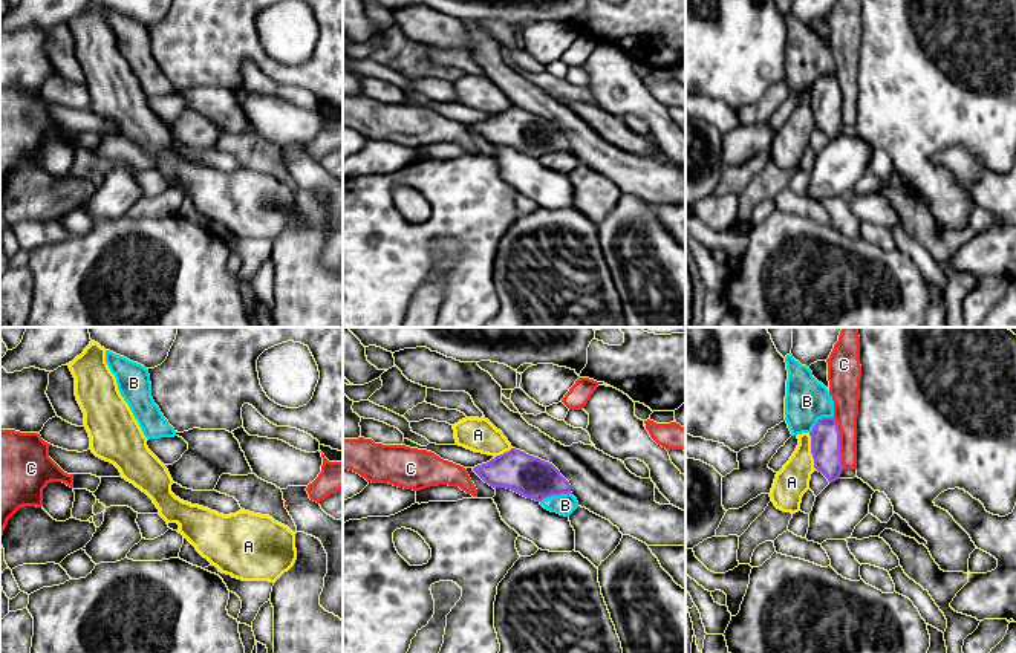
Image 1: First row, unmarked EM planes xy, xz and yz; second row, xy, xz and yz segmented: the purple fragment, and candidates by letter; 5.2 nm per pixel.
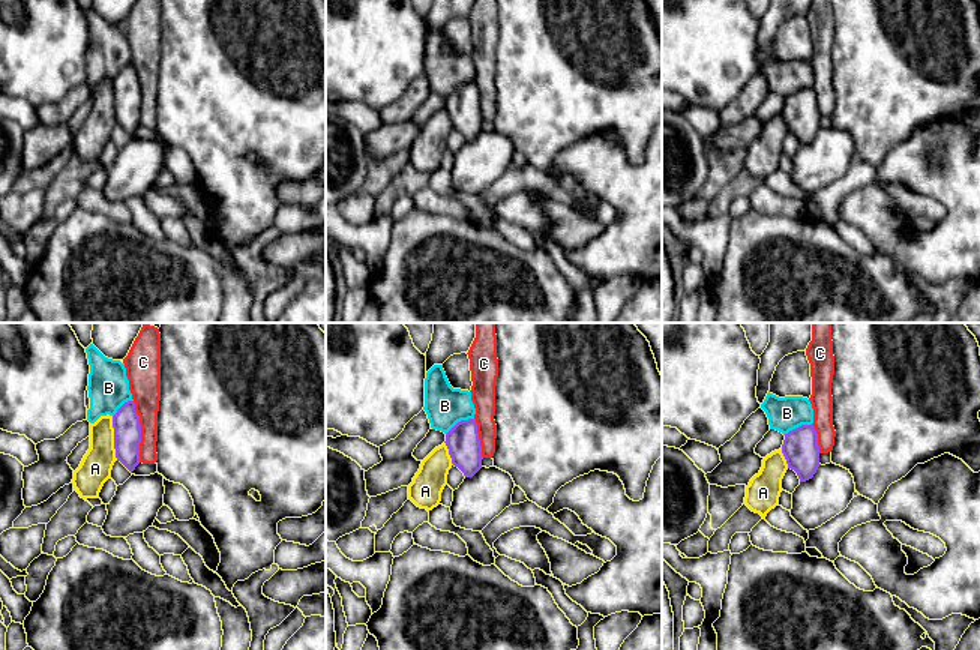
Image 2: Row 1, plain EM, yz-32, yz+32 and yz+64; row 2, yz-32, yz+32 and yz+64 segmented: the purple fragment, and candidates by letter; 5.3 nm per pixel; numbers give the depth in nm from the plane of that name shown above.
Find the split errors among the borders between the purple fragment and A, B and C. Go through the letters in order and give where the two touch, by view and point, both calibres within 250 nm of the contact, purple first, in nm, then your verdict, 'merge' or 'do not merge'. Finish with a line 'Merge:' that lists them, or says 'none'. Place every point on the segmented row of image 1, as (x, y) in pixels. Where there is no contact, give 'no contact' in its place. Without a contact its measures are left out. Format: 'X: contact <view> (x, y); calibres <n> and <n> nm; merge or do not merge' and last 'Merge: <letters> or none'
A: contact yz (811, 451); calibres 160 and 180 nm; merge
B: contact xz (556, 494); calibres 220 and 110 nm; do not merge
C: contact yz (839, 444); calibres 160 and 130 nm; do not merge
Merge: A

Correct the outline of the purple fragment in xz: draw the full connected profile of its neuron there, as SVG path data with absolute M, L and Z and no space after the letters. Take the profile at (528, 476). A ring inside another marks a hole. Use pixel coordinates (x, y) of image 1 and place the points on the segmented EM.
M465 417L453 425L456 445L493 459L473 471L493 488L506 488L542 502L551 495L572 494L569 482L549 462L511 447L485 417Z

